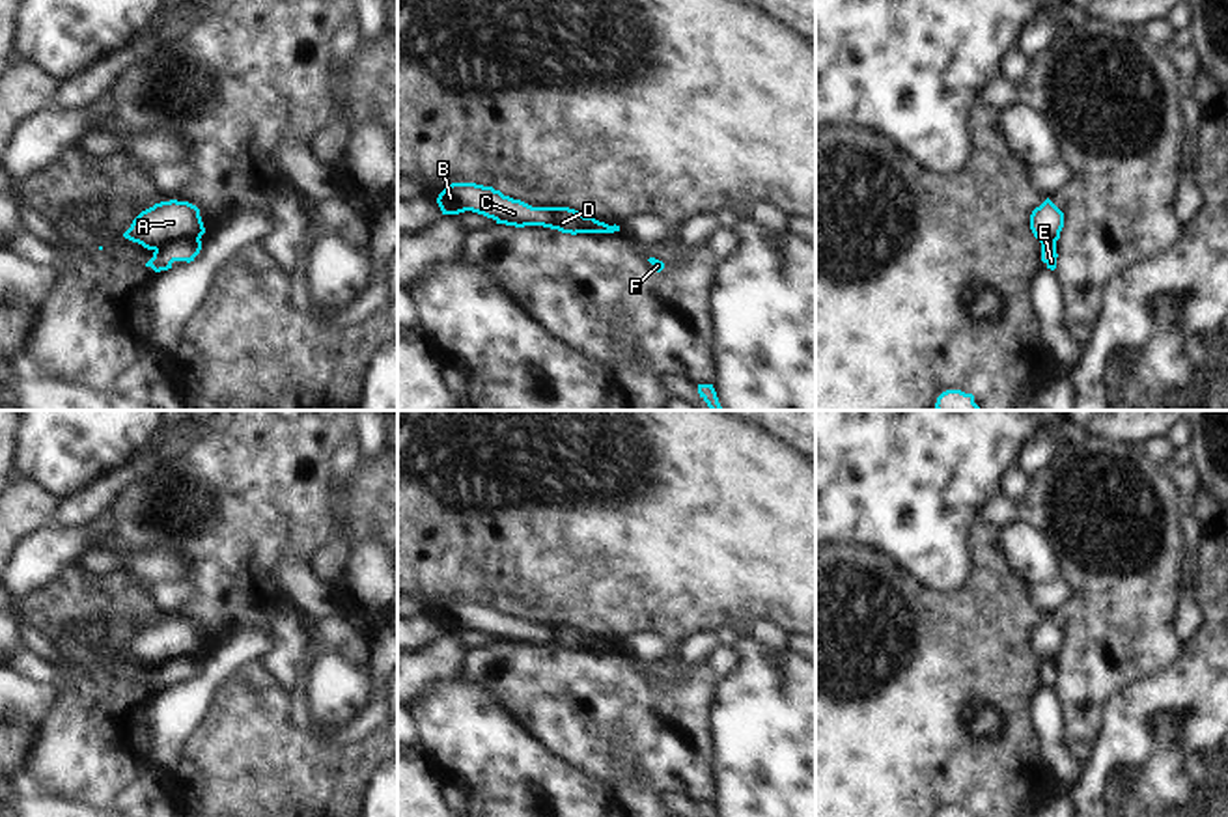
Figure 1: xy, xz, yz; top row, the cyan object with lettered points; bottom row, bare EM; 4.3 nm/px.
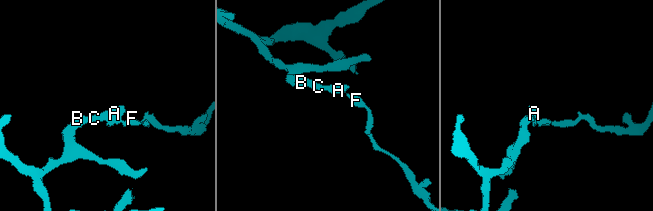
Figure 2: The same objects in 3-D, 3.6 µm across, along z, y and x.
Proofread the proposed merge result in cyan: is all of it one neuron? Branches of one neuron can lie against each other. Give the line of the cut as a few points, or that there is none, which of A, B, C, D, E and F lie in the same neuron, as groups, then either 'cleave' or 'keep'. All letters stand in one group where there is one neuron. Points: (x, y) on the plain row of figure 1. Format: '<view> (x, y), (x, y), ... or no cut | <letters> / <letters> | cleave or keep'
xy (198, 655), (168, 657), (153, 666) | A B C D / E F | cleave

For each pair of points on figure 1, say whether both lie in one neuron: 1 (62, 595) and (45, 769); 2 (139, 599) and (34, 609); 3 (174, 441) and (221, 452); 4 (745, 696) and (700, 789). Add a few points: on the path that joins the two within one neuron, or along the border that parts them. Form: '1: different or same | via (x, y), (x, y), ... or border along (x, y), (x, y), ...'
1: different | border along (53, 640), (71, 635), (92, 648), (101, 644)
2: same | via (112, 599), (60, 607)
3: different | border along (204, 435), (153, 469)
4: different | border along (708, 720), (713, 797)

